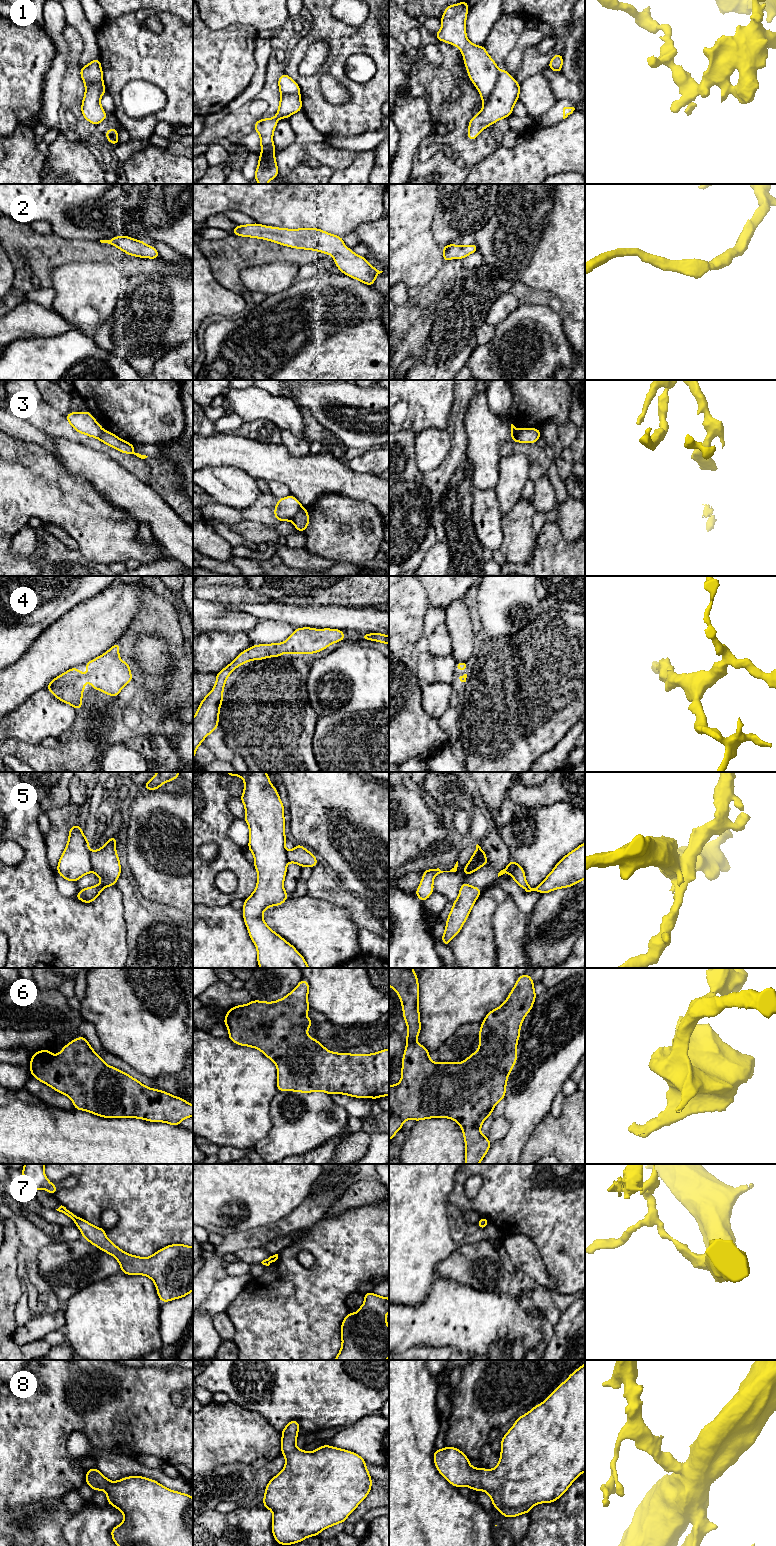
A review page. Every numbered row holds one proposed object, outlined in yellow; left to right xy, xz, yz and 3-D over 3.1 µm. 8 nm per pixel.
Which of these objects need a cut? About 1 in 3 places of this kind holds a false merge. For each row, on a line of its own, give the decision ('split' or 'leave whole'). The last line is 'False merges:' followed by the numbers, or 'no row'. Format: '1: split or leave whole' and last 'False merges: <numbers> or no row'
1: split
2: leave whole
3: split
4: leave whole
5: split
6: leave whole
7: split
8: leave whole
False merges: 1, 3, 5, 7

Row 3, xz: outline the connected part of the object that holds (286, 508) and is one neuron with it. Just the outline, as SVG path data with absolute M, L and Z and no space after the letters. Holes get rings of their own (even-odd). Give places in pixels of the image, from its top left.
M292 494L285 498L279 498L275 505L274 518L282 521L293 521L295 515L302 509L302 505Z

